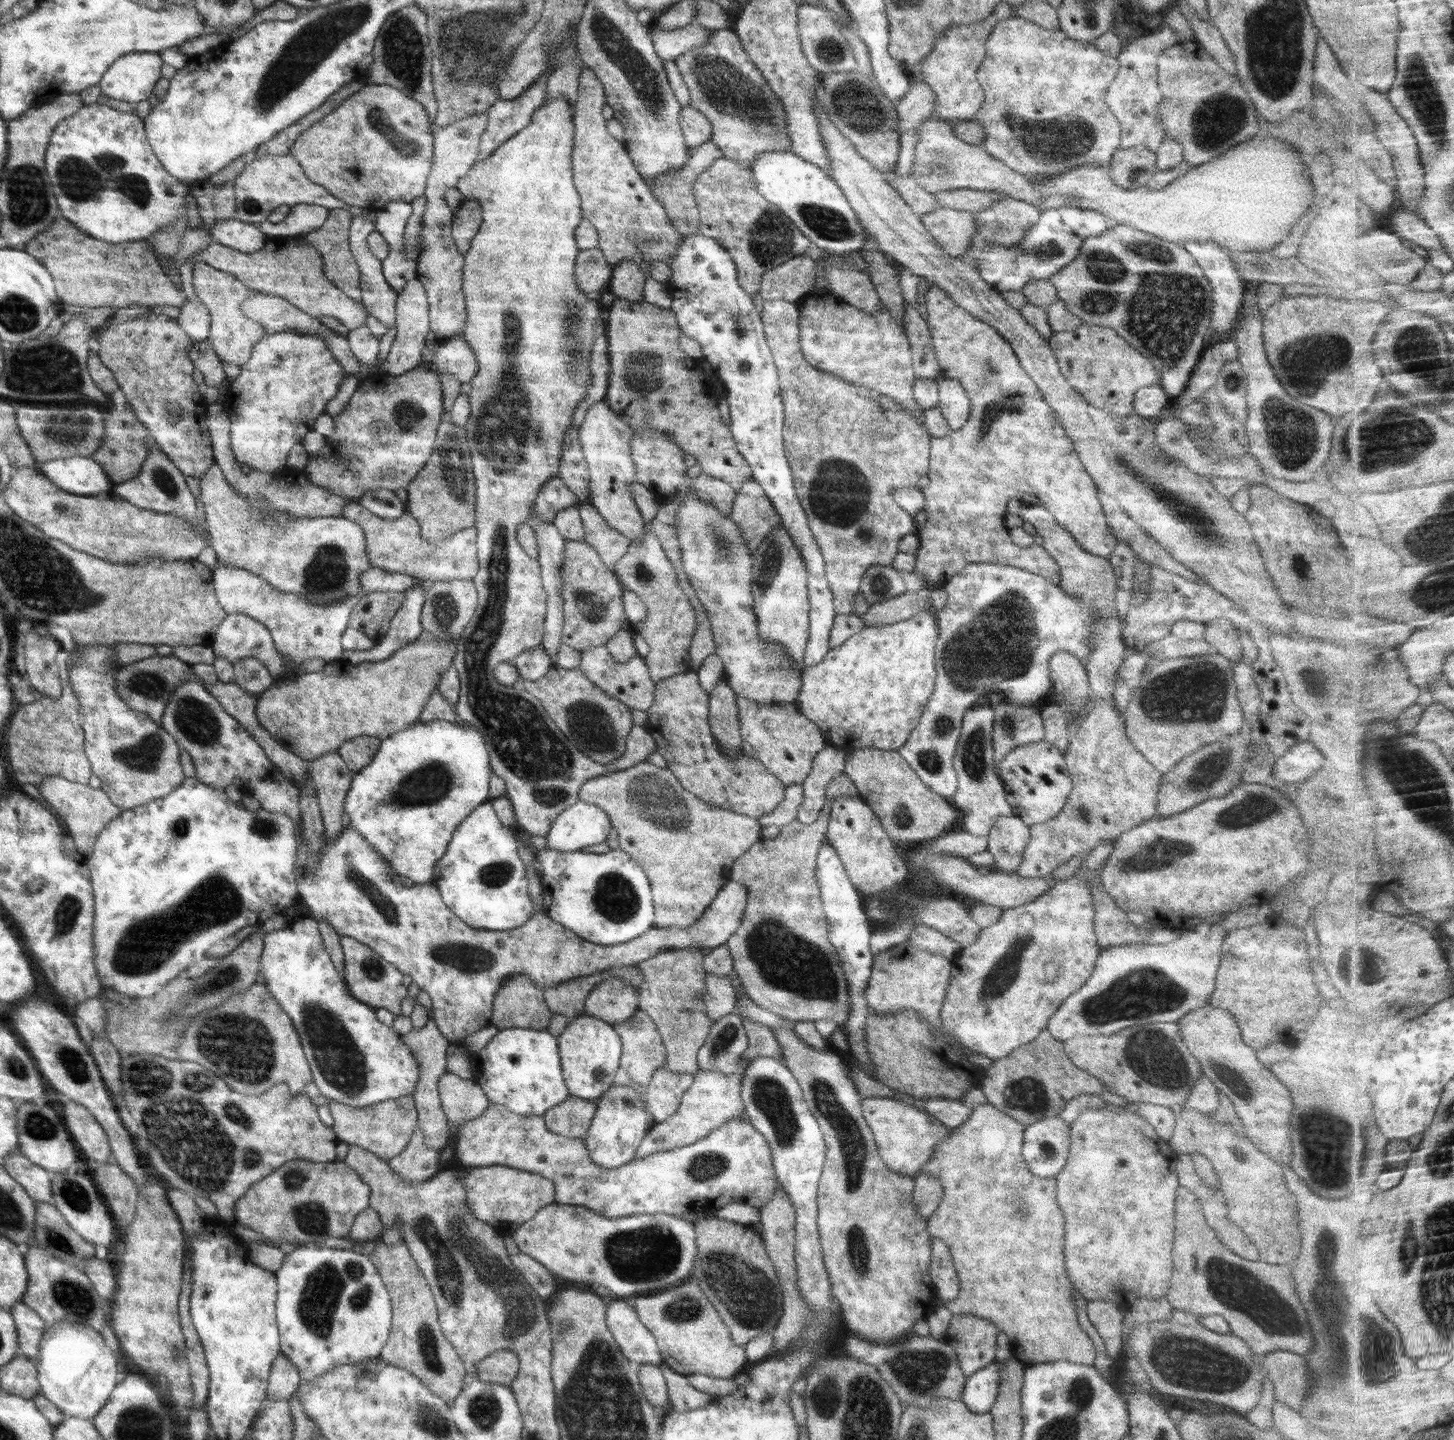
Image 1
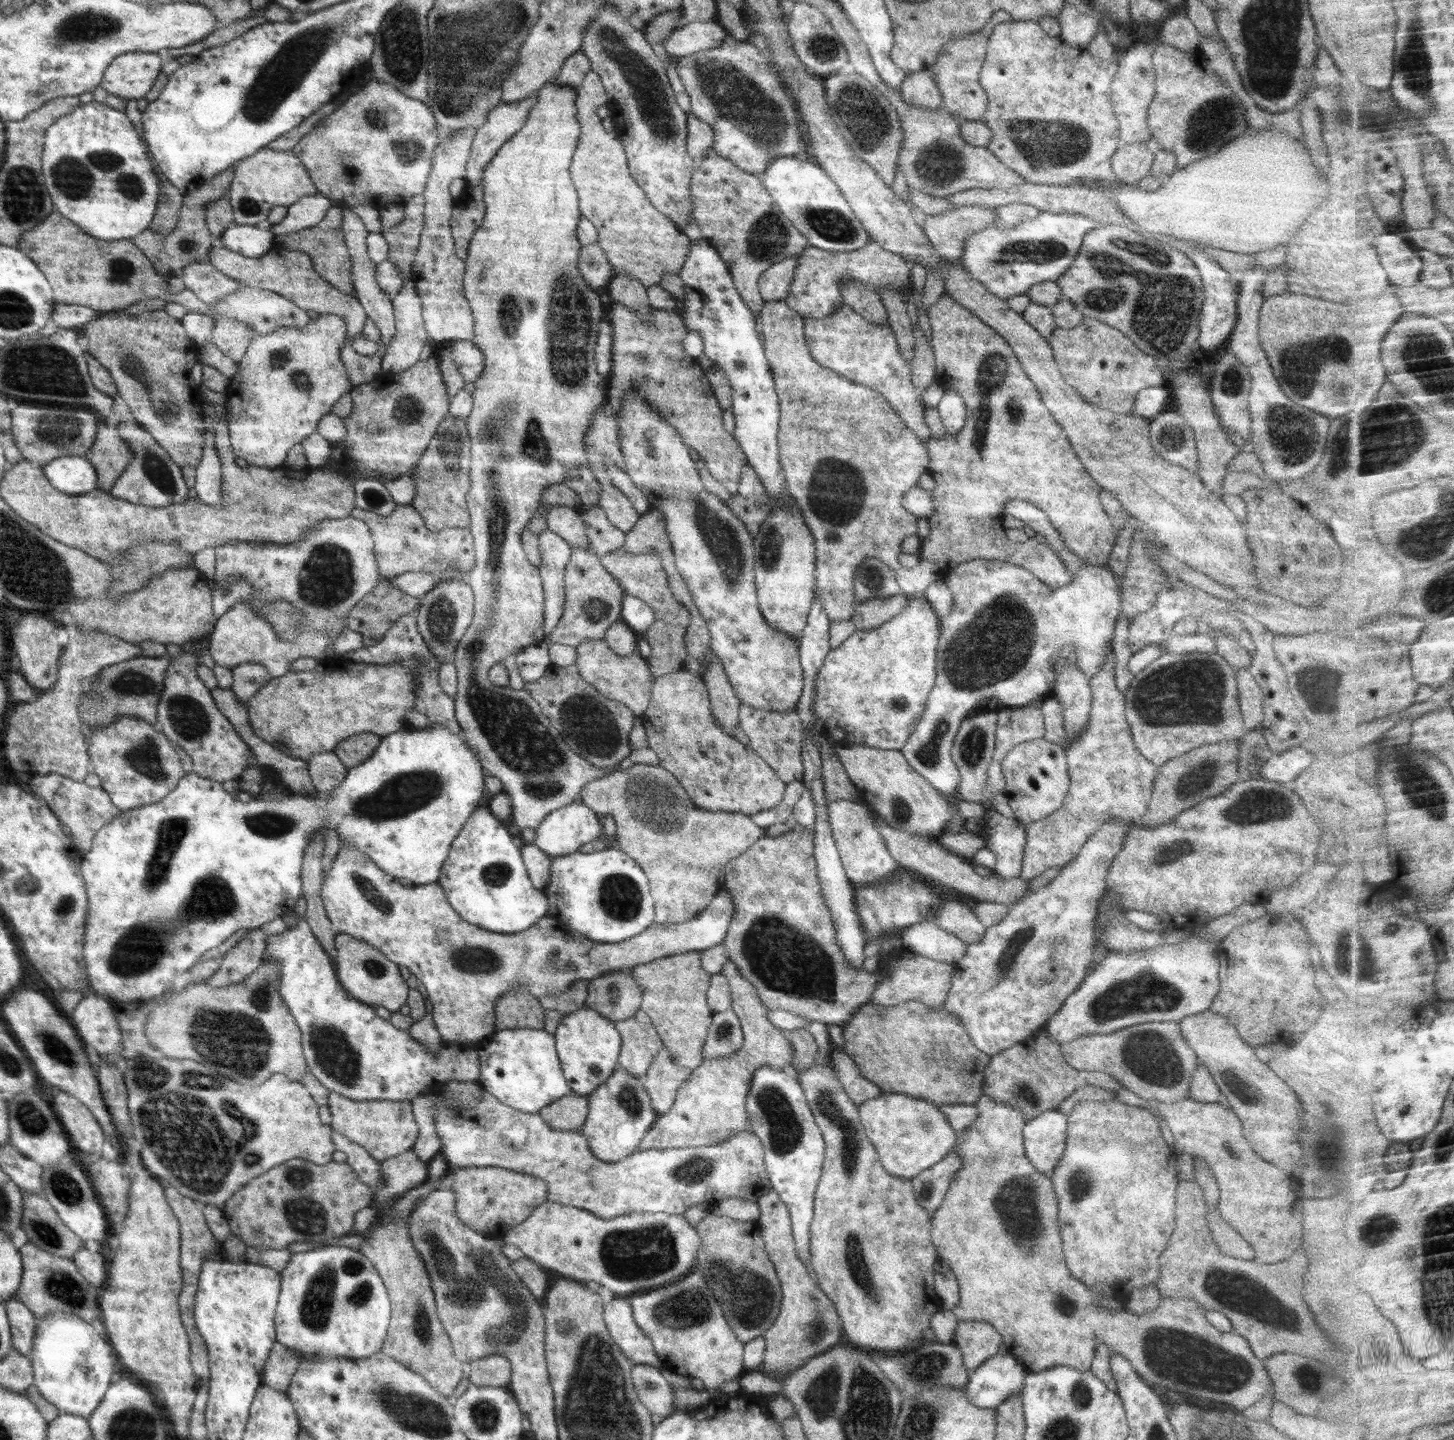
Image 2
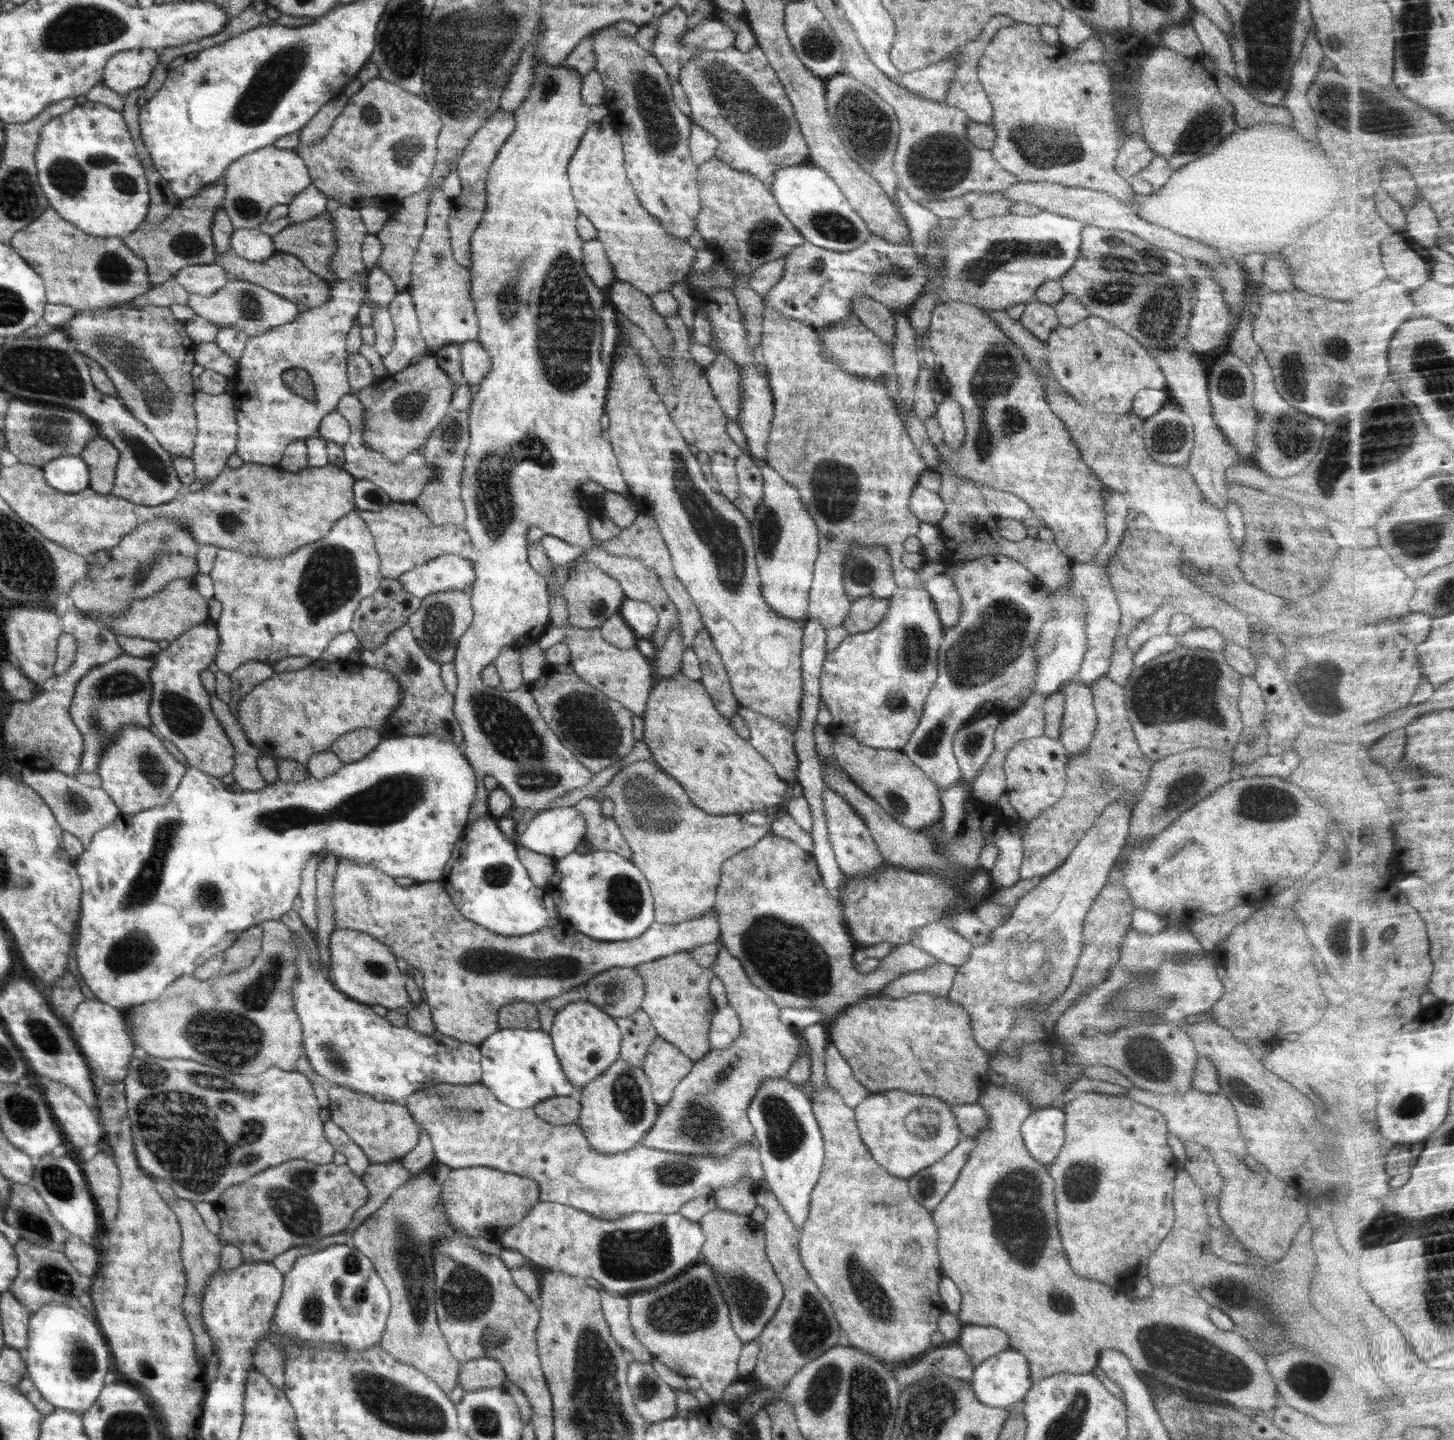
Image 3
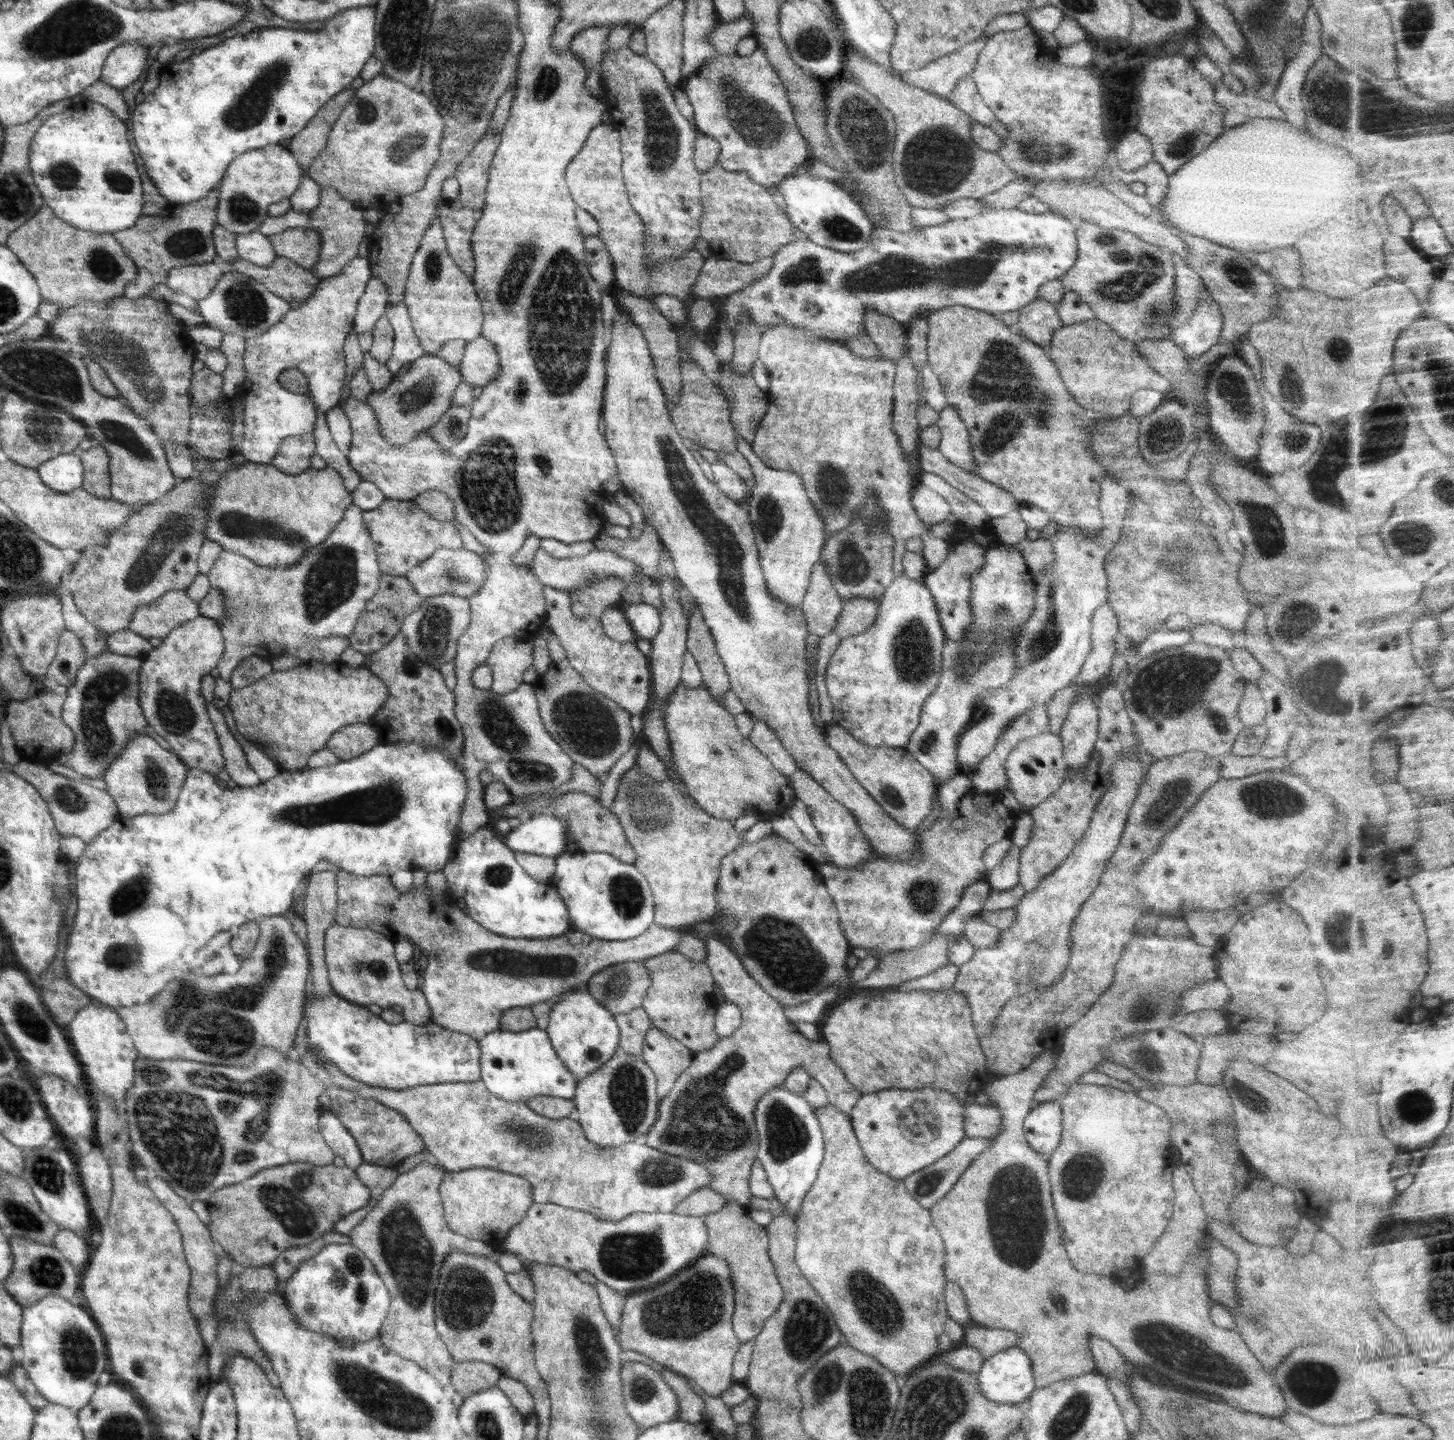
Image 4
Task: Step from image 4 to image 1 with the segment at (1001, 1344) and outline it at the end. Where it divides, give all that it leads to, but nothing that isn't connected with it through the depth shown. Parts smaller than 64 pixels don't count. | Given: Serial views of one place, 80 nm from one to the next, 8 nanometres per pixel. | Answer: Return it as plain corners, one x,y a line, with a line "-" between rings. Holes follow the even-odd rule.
954,1314
941,1340
954,1348
960,1369
968,1378
996,1361
998,1334
996,1326
980,1316

